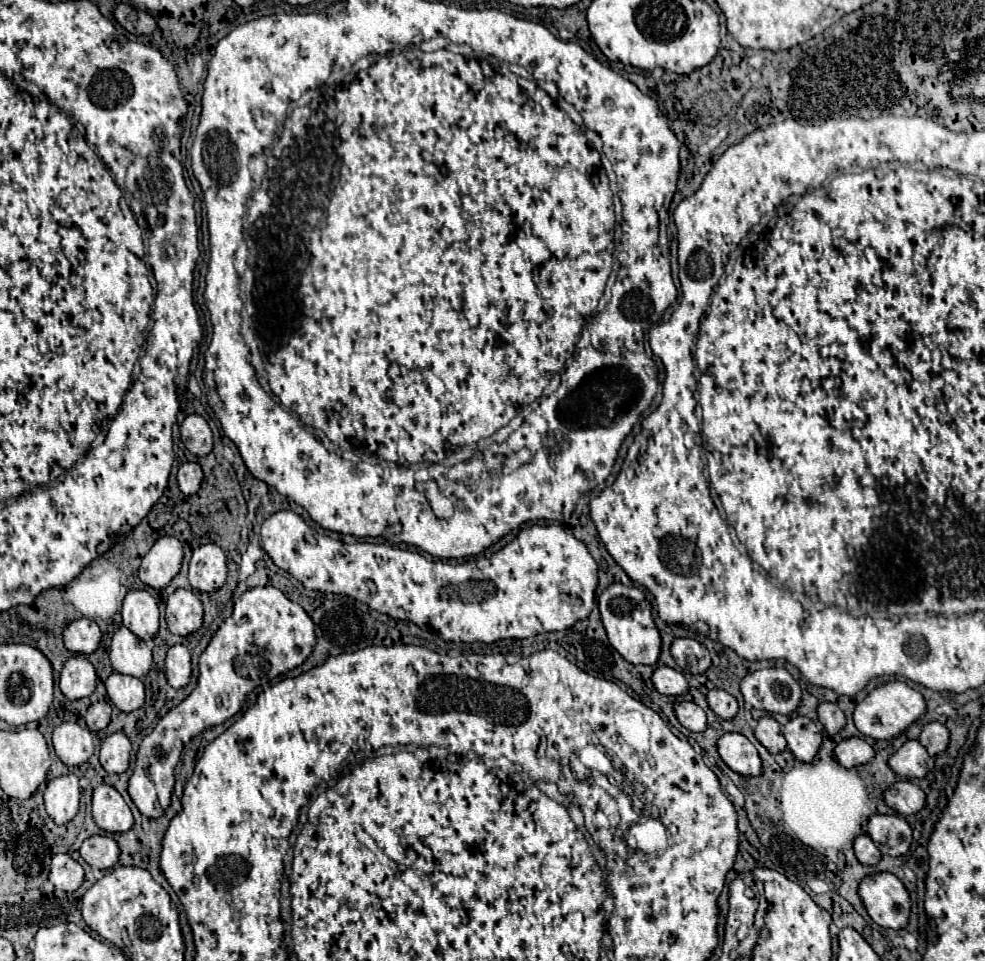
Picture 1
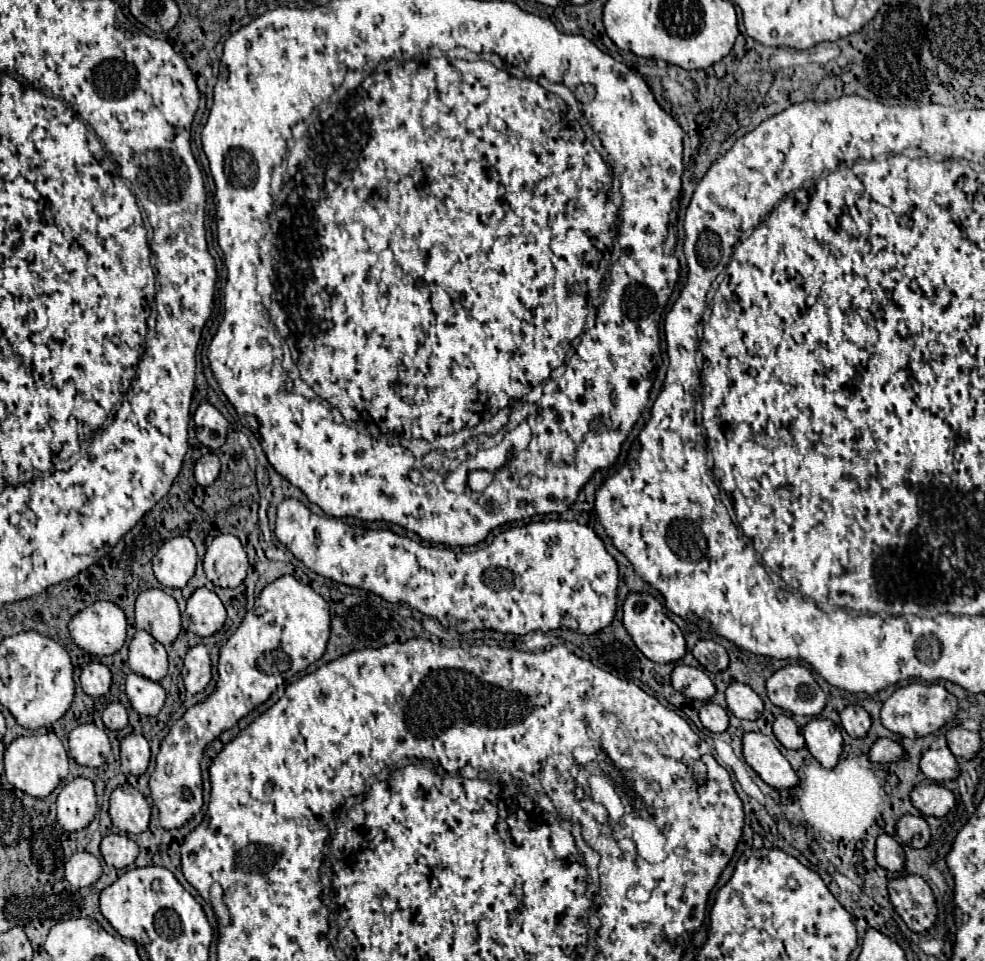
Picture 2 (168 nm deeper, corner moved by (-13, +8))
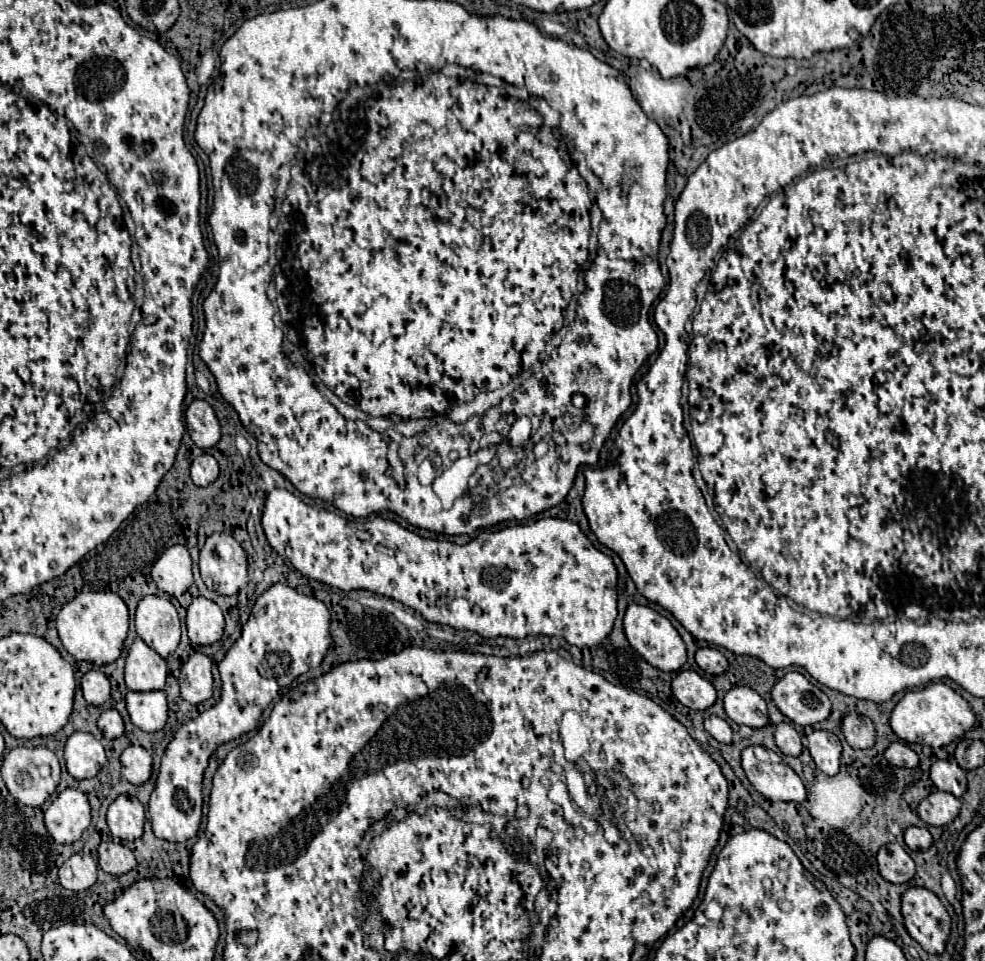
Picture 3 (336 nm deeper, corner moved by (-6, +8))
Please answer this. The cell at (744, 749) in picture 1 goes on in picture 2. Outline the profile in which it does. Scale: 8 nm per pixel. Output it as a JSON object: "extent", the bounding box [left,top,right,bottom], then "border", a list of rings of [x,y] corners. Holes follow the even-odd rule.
{"extent":[742,733,798,789],"border":[[[744,733],[742,753],[746,763],[760,775],[764,783],[774,789],[788,789],[798,783],[796,773],[792,771],[786,757],[776,749],[770,737],[762,733]]]}

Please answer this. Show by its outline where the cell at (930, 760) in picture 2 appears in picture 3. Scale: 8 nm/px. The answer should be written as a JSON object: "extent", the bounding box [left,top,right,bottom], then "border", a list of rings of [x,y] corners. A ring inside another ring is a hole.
{"extent":[931,761,967,797],"border":[[[937,761],[931,765],[931,781],[939,791],[963,797],[967,791],[967,777],[955,761]]]}

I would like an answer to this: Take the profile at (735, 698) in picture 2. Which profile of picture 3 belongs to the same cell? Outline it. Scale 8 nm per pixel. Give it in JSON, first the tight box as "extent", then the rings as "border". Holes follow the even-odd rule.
{"extent":[725,687,769,729],"border":[[[733,687],[725,695],[725,713],[737,725],[761,729],[769,723],[765,699],[751,687]]]}

